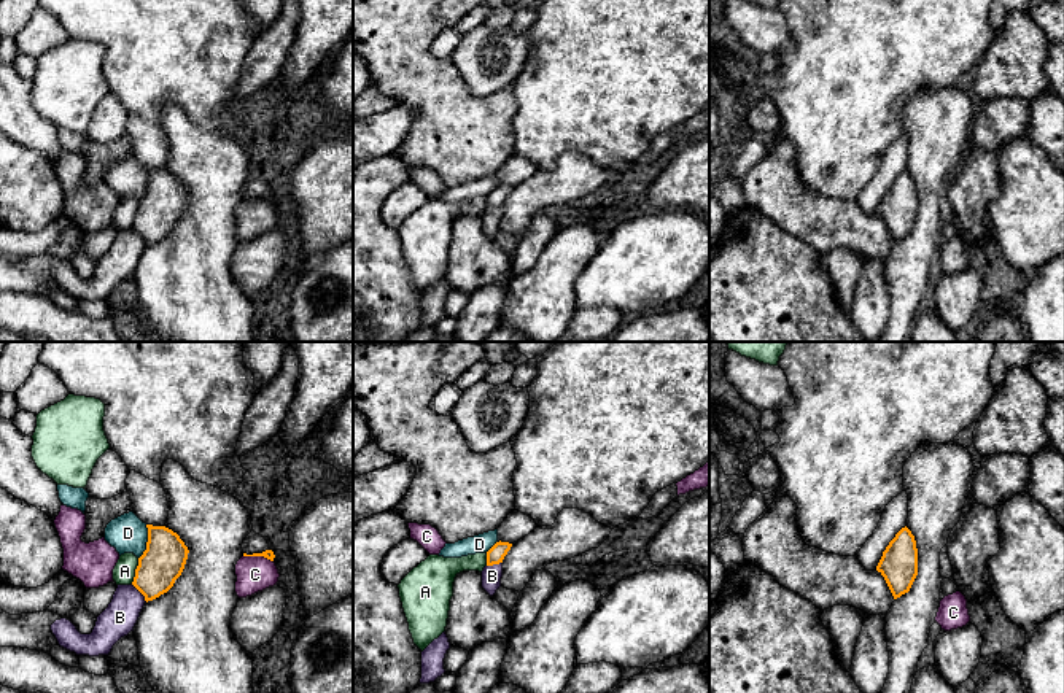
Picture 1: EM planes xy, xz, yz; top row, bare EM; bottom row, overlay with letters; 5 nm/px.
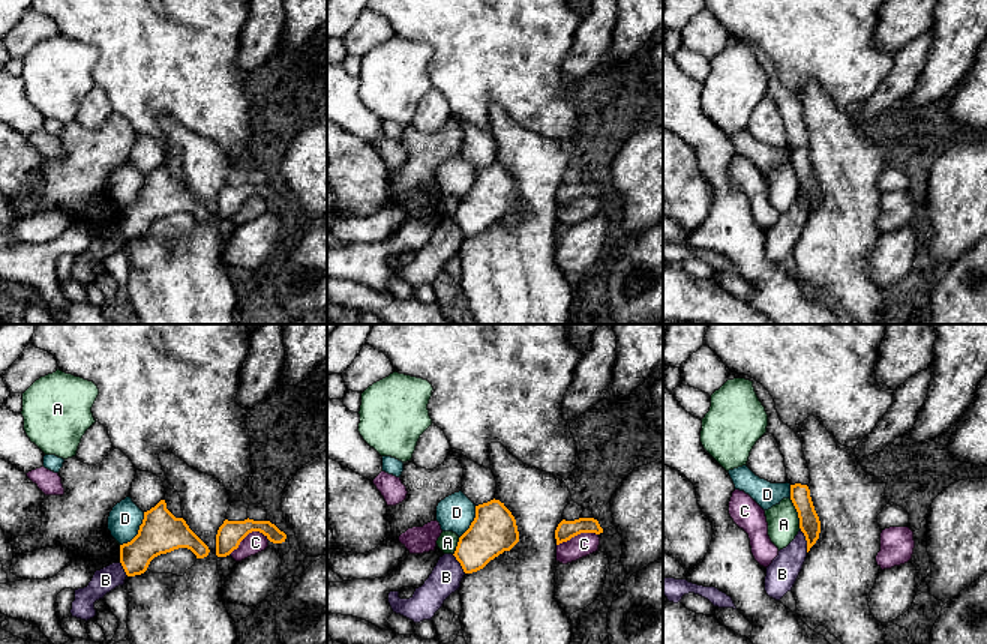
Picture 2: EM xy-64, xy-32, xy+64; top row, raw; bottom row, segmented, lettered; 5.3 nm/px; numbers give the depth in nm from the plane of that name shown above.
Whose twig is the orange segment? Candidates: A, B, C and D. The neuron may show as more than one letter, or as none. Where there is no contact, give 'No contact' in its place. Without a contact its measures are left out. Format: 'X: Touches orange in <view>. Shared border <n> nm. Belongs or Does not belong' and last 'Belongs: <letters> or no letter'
A: Touches orange in xy. Shared border 130 nm. Does not belong
B: Touches orange in xy. Shared border 130 nm. Does not belong
C: Touches orange in xy. Shared border 160 nm. Does not belong
D: Touches orange in xy. Shared border 180 nm. Does not belong
Belongs: no letter

